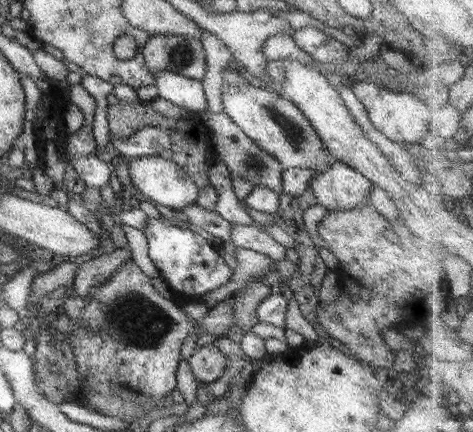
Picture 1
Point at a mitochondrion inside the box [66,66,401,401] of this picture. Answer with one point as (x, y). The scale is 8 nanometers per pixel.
(130, 317)

